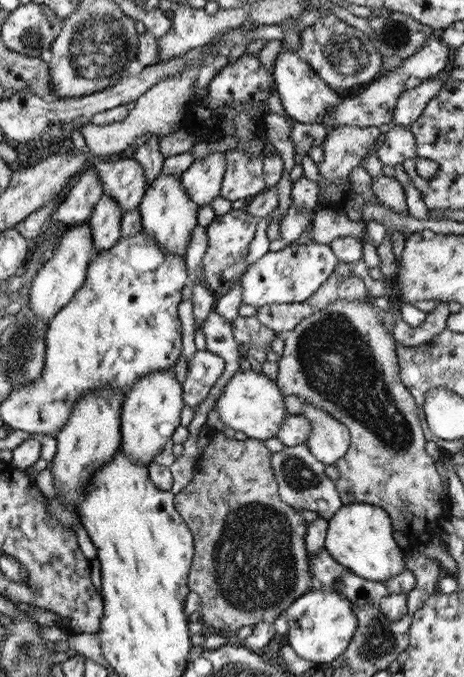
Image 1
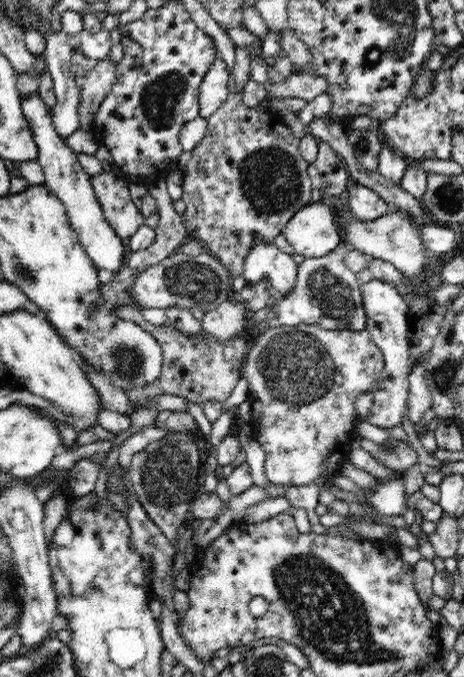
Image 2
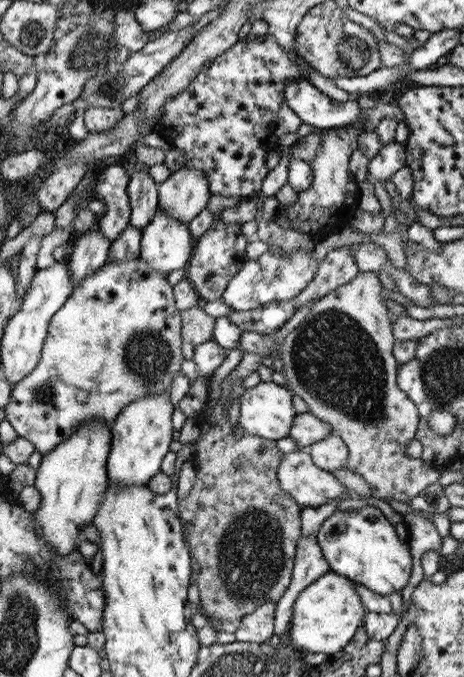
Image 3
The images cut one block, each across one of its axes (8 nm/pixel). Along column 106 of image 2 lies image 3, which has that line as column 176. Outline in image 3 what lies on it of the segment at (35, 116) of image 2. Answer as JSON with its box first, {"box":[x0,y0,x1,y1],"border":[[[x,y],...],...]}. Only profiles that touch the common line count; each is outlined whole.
{"box":[139,206,195,274],"border":[[[159,206],[153,220],[141,230],[139,258],[153,270],[169,274],[171,270],[185,270],[195,248],[195,240],[189,234],[189,224],[179,224],[167,218]]]}

